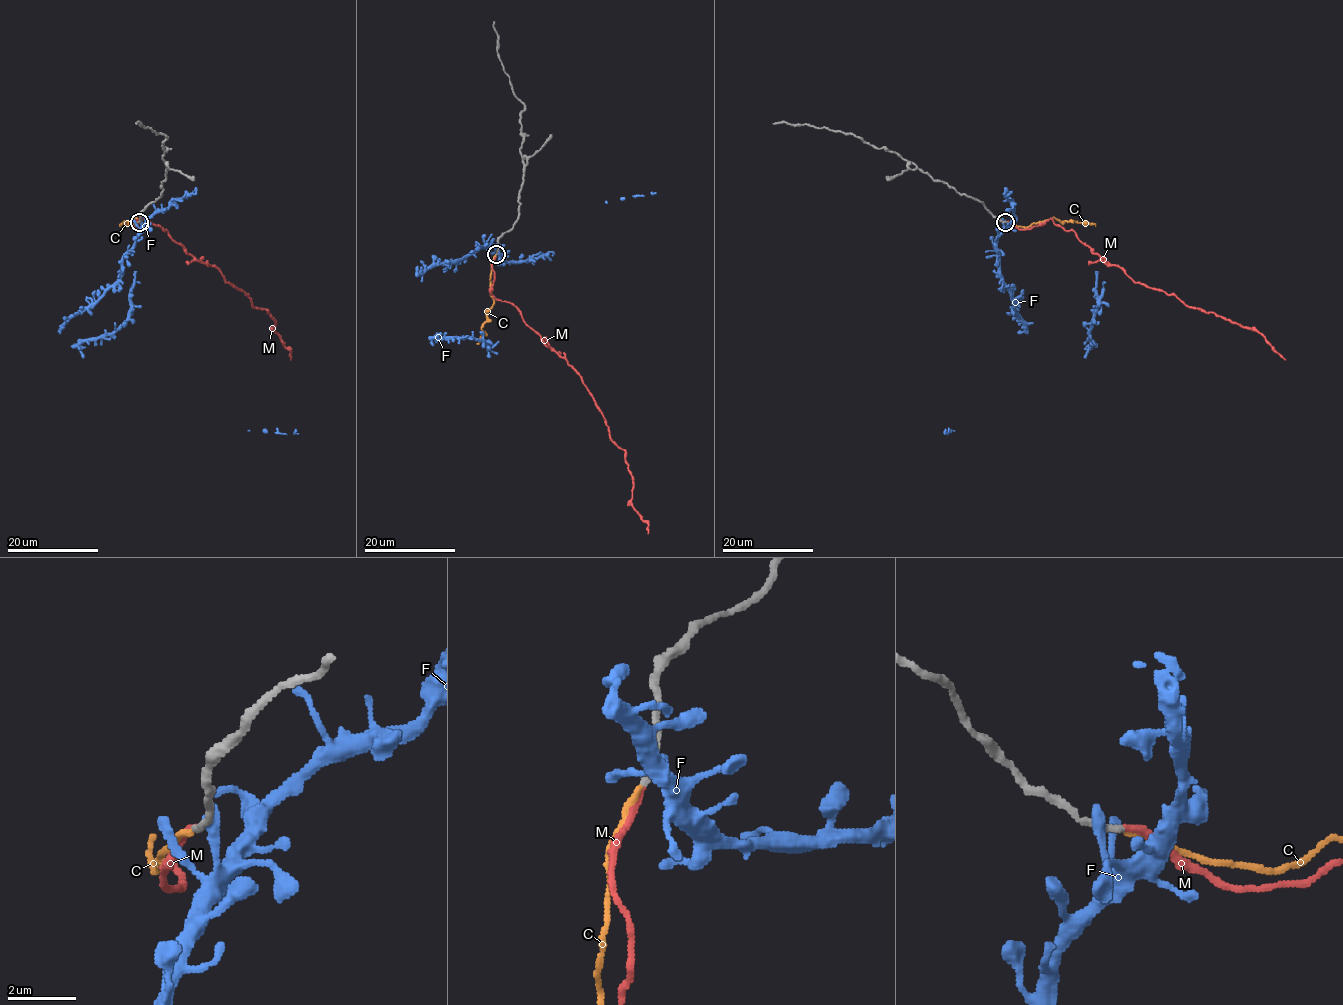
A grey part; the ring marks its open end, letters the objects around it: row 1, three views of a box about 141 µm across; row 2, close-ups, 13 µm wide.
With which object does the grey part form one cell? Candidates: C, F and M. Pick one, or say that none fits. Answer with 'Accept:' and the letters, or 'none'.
Accept: M

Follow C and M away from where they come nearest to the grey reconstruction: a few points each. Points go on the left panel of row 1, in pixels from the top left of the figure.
C: (138, 222), (133, 227), (136, 217), (120, 225)
M: (139, 222), (134, 229), (139, 219), (165, 230), (268, 312), (290, 360)

